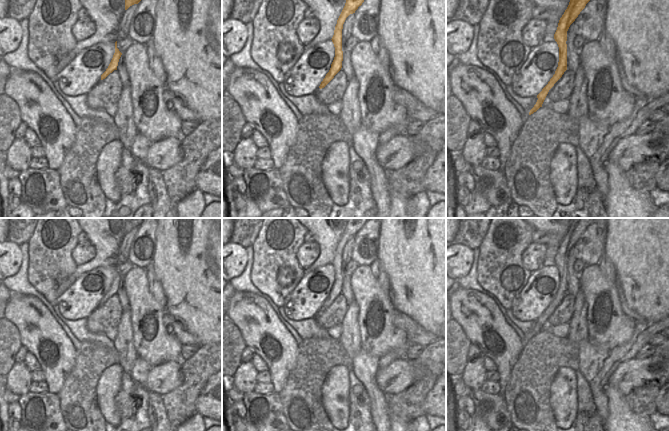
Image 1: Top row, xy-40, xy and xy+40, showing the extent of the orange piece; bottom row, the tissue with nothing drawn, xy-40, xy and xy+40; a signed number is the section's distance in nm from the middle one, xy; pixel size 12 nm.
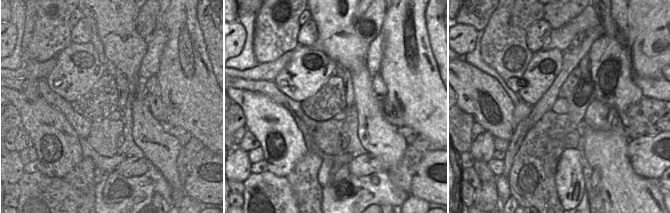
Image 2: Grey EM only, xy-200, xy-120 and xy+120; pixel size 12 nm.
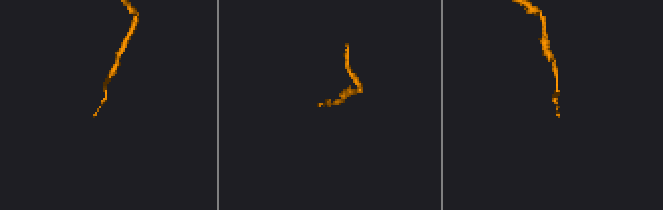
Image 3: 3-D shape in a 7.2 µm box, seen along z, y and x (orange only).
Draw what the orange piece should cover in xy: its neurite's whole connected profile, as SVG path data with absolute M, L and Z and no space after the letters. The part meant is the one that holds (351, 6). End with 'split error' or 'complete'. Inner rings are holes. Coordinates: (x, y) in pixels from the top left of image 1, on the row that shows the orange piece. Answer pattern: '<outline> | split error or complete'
M346 0L345 6L337 20L337 24L335 26L334 35L332 37L332 42L335 47L335 57L331 64L331 68L329 72L326 74L325 78L321 82L319 88L324 88L333 78L334 76L341 70L342 61L343 61L343 51L342 51L342 29L343 24L346 18L355 13L359 6L362 5L364 0Z | complete

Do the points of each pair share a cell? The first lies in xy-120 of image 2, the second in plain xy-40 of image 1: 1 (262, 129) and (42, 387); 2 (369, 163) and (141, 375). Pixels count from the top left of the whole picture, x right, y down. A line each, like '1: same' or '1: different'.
1: different
2: different

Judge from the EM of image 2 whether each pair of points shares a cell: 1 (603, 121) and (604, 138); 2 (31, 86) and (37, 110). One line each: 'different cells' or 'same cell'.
1: different cells
2: different cells

